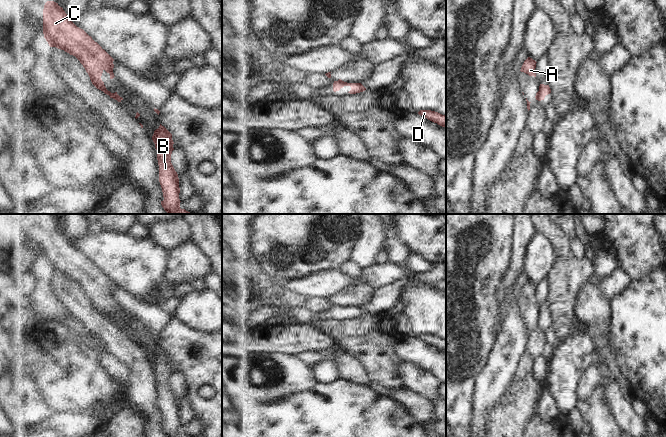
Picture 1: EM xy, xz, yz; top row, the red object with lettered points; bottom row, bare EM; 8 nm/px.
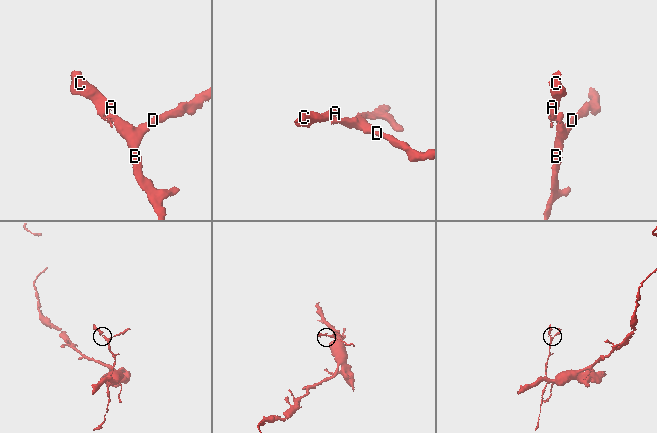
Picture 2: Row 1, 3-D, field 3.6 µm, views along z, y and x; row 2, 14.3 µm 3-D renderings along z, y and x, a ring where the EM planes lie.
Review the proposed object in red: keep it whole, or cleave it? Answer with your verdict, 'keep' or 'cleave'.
cleave

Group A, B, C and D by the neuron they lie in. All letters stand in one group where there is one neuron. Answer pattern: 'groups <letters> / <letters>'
groups A C / B D

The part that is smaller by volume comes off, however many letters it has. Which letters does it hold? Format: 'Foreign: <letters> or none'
Foreign: A, C

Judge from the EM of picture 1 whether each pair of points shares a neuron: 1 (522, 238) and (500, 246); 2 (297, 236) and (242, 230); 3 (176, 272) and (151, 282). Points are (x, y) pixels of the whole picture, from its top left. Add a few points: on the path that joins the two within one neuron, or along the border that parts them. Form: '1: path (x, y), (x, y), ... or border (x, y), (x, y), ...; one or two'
1: border (514, 224), (511, 264); two
2: border (253, 224), (252, 254); two
3: border (169, 252), (166, 275); two

